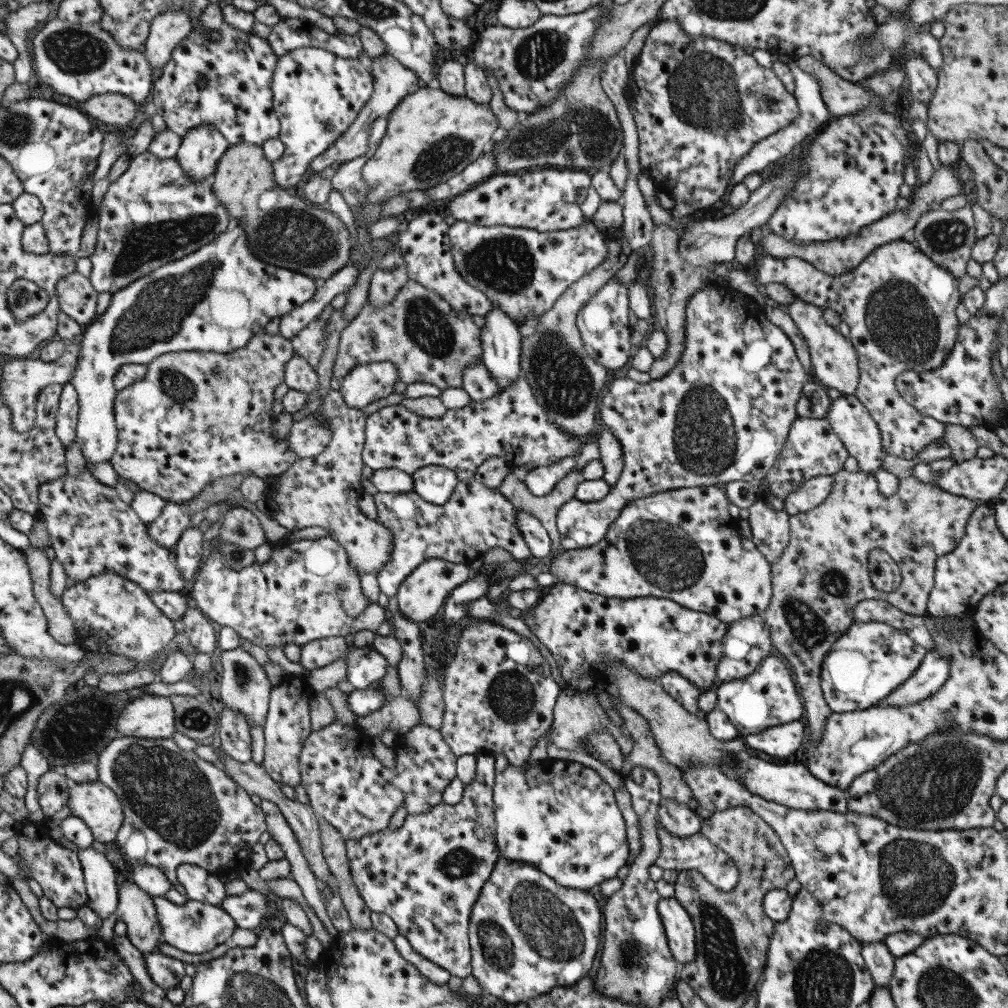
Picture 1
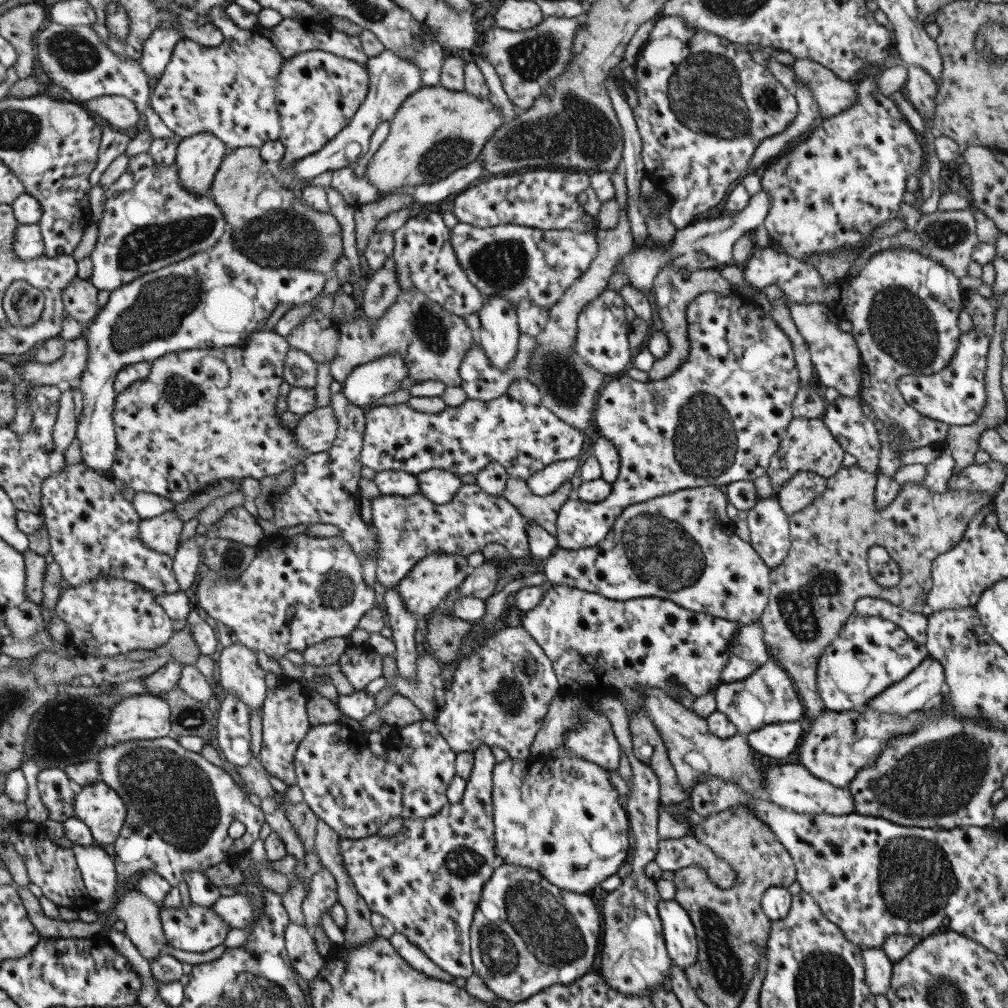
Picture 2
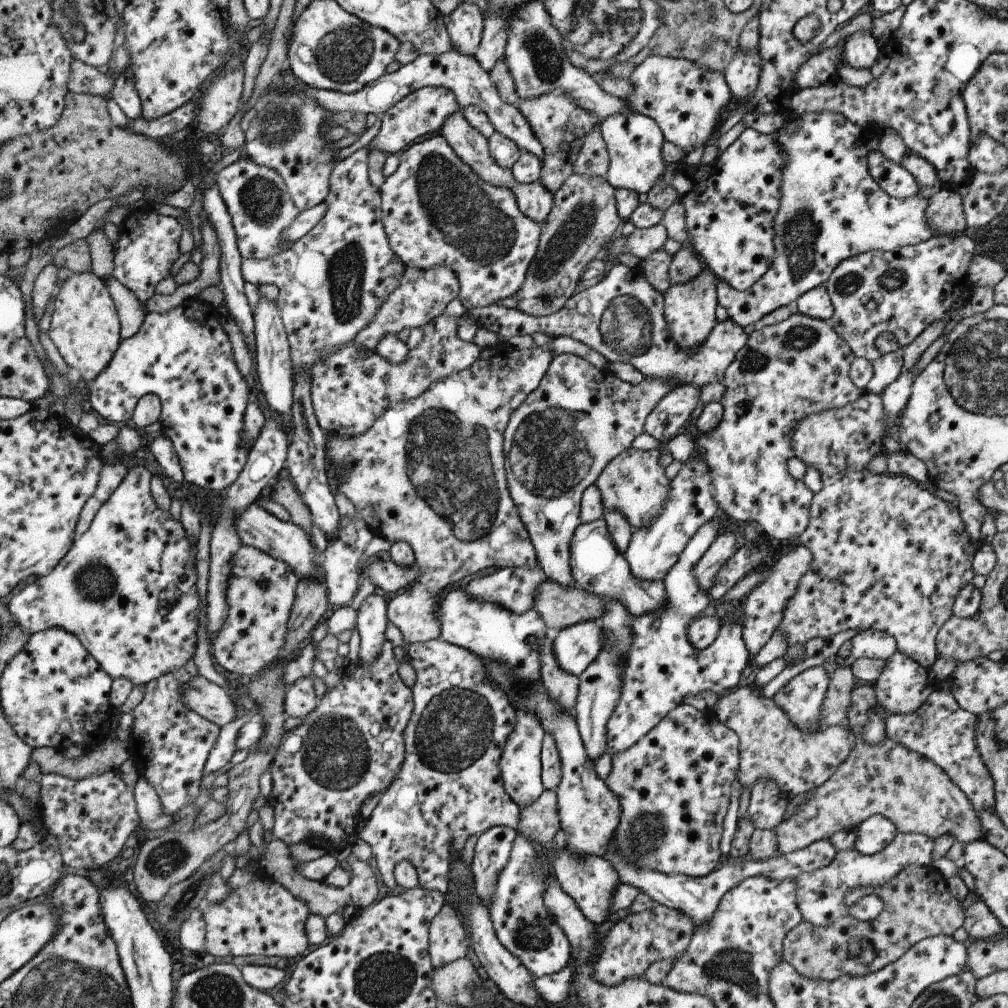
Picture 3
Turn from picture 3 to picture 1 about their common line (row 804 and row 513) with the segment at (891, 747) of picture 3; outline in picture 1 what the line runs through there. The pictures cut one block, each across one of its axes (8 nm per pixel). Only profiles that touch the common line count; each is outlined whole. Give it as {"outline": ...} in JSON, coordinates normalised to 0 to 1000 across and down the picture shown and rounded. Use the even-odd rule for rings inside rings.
{"outline":[[[879,450],[875,454],[874,462],[876,466],[887,470],[891,474],[890,485],[884,493],[876,493],[872,486],[870,485],[869,474],[865,469],[857,469],[852,466],[850,468],[840,468],[838,465],[832,466],[829,468],[826,473],[826,480],[824,480],[824,488],[822,492],[809,504],[801,506],[801,508],[795,508],[789,511],[782,512],[782,530],[783,536],[781,543],[777,545],[773,555],[767,557],[764,560],[765,566],[765,589],[762,600],[759,602],[759,605],[755,607],[757,613],[757,618],[763,623],[763,635],[766,639],[766,647],[773,651],[777,657],[782,660],[782,663],[785,666],[786,674],[788,675],[790,683],[793,685],[793,690],[796,692],[796,699],[799,702],[799,712],[801,712],[802,721],[805,725],[803,731],[803,737],[809,739],[813,733],[814,723],[816,722],[817,716],[819,715],[820,710],[825,706],[823,702],[819,699],[817,692],[815,691],[815,687],[813,684],[813,673],[813,668],[814,667],[814,658],[815,653],[820,649],[820,646],[823,644],[824,639],[826,639],[838,625],[841,625],[842,621],[845,619],[845,605],[848,599],[853,595],[877,595],[882,599],[888,601],[900,609],[906,609],[908,611],[915,611],[919,608],[919,595],[921,594],[922,586],[925,584],[927,576],[927,560],[928,556],[935,551],[940,550],[943,546],[947,545],[948,540],[953,536],[956,530],[956,523],[963,511],[963,508],[966,506],[967,498],[961,496],[961,494],[955,494],[955,492],[947,492],[940,490],[939,488],[934,487],[926,480],[914,479],[911,476],[908,476],[903,471],[903,464],[908,460],[905,456],[893,455],[891,452],[886,452],[885,450]],[[865,546],[876,546],[892,563],[893,575],[890,578],[890,583],[885,585],[882,588],[879,587],[870,587],[870,585],[858,585],[858,573],[848,573],[848,571],[858,571],[858,550],[862,550]]]}

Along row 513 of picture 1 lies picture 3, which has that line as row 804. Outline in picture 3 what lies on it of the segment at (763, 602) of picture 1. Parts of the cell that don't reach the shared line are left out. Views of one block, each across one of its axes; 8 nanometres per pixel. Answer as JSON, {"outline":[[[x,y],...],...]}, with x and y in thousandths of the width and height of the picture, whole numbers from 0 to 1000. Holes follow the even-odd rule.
{"outline":[[[675,698],[619,746],[606,750],[605,770],[600,776],[613,793],[615,812],[610,823],[611,837],[625,857],[657,867],[683,871],[704,867],[718,851],[712,836],[723,797],[724,780],[732,762],[732,731],[720,722],[705,703],[693,705]]]}

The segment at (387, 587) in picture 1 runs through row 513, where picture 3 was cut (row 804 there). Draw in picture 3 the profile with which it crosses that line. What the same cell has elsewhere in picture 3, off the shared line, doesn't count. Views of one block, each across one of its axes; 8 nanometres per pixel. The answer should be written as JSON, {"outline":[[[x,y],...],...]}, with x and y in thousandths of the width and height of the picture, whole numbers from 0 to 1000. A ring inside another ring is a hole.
{"outline":[[[435,634],[424,635],[418,638],[406,638],[406,641],[404,641],[404,658],[410,663],[413,675],[411,681],[407,684],[409,704],[399,729],[399,738],[401,741],[400,755],[396,760],[396,765],[391,769],[391,773],[387,775],[383,784],[378,786],[376,796],[374,796],[374,800],[370,802],[366,812],[359,817],[359,820],[355,820],[354,831],[360,833],[368,842],[369,850],[372,852],[372,861],[374,861],[378,868],[378,875],[386,881],[386,883],[393,879],[389,869],[391,860],[398,853],[404,853],[410,861],[412,861],[415,879],[417,881],[441,887],[444,883],[446,857],[449,852],[455,851],[456,844],[463,829],[471,828],[473,830],[486,820],[494,818],[512,823],[516,802],[511,799],[501,787],[495,765],[497,746],[510,720],[510,702],[504,694],[504,690],[499,686],[489,678],[484,678],[484,670],[482,669],[480,657],[471,649],[465,647],[465,645],[460,645],[452,640],[447,640]]]}

